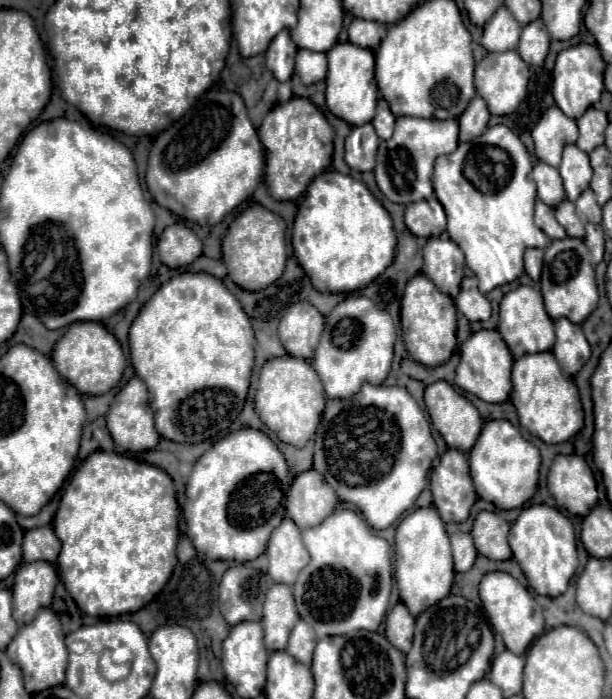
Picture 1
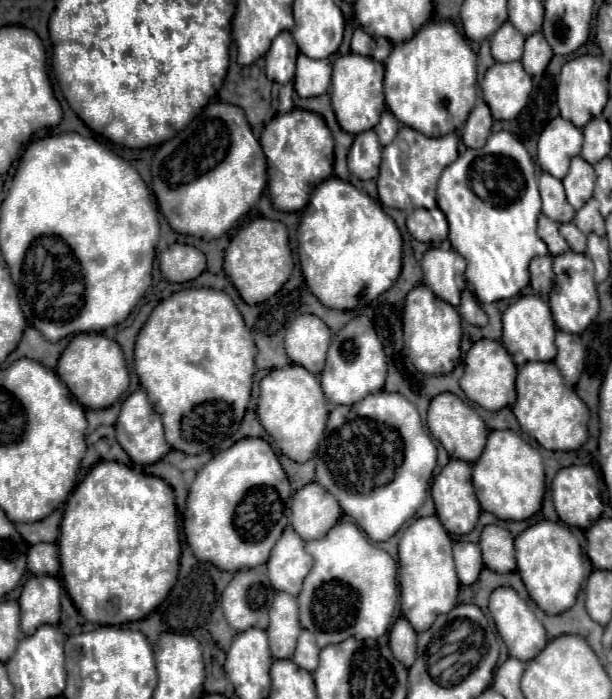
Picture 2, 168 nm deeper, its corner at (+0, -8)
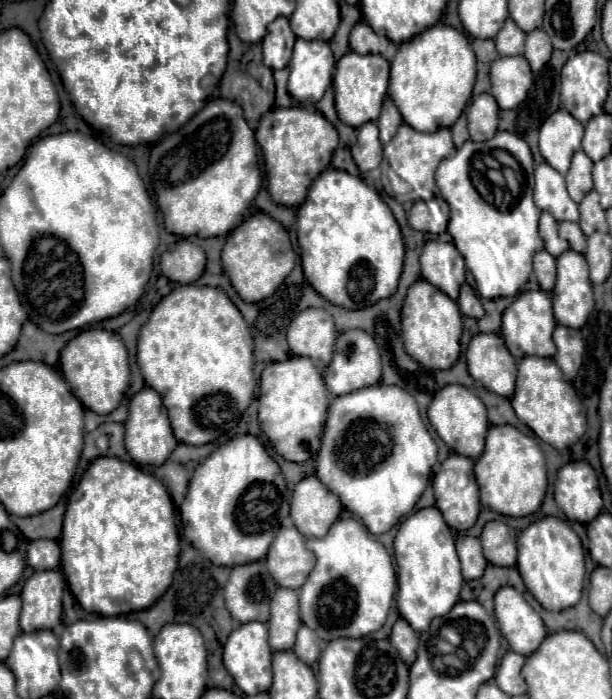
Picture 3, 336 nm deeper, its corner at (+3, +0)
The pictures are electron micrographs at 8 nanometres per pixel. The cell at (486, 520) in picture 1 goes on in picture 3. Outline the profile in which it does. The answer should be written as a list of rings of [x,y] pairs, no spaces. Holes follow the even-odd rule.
[[[487,522],[481,532],[481,544],[485,558],[495,566],[515,566],[515,530],[503,522]]]

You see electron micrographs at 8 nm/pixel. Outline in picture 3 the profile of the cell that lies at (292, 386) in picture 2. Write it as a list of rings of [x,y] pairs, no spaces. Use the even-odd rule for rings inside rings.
[[[291,356],[285,362],[269,362],[259,384],[259,424],[275,452],[291,462],[305,462],[317,454],[327,416],[327,388],[305,356]]]

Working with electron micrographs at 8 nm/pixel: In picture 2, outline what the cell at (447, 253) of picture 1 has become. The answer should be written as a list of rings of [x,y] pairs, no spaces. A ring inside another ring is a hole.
[[[430,248],[422,260],[424,284],[442,300],[458,306],[464,290],[466,260],[456,250]]]

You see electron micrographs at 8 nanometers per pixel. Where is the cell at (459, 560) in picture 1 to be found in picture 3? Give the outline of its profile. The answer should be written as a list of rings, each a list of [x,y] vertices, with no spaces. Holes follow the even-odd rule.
[[[461,536],[457,538],[457,556],[461,560],[461,570],[465,580],[475,580],[483,576],[483,570],[487,566],[487,560],[481,550],[479,538],[473,536]]]

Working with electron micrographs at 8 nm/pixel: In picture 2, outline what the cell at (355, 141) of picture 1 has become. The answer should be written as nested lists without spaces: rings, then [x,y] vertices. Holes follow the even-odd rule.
[[[366,130],[356,136],[348,152],[348,168],[360,180],[372,180],[380,168],[380,142],[374,130]]]

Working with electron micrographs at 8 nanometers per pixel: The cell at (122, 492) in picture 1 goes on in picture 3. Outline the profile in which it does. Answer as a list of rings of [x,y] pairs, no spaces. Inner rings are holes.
[[[95,458],[77,488],[71,492],[61,542],[61,568],[81,608],[99,616],[121,616],[149,608],[173,580],[179,556],[179,534],[175,526],[173,500],[159,478],[139,470],[121,458]]]

